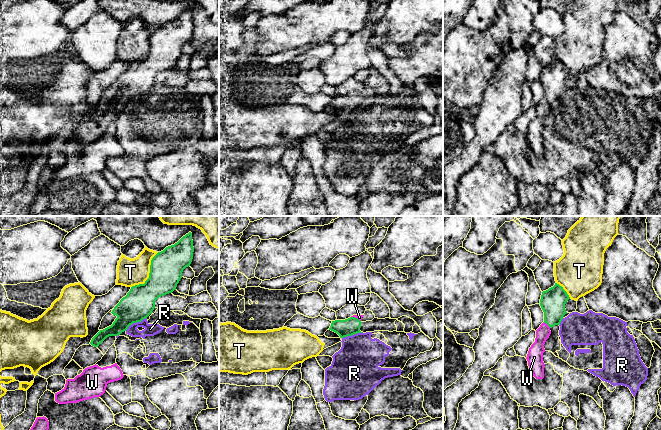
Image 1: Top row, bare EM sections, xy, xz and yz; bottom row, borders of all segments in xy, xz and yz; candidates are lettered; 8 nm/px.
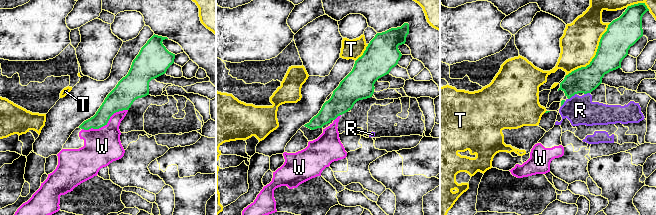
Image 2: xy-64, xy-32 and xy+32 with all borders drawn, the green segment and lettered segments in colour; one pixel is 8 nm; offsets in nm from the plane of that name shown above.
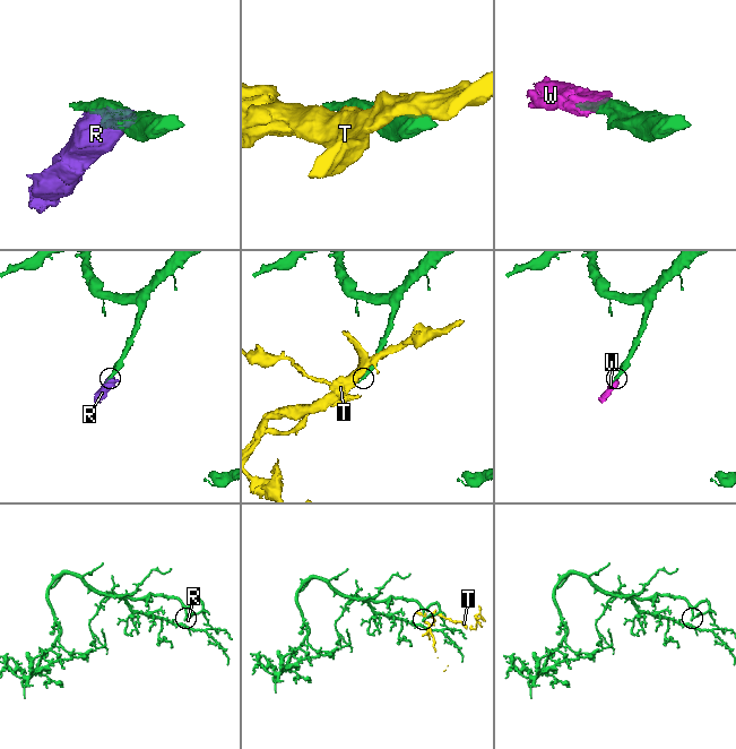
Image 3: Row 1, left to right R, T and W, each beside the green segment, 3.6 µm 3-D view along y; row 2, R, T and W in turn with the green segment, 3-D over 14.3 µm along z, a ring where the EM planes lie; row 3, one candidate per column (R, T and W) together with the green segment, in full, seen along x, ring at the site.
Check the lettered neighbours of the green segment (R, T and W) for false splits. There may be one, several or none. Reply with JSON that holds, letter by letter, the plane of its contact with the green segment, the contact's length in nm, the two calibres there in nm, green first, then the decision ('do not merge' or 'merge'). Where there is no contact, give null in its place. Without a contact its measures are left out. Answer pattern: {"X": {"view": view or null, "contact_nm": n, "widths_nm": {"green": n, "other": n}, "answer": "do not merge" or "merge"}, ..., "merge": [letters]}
{"R": {"view": "xy", "contact_nm": 200, "widths_nm": {"green": 240, "other": 100}, "answer": "do not merge"}, "T": {"view": "xy", "contact_nm": 360, "widths_nm": {"green": 260, "other": 220}, "answer": "do not merge"}, "W": {"view": "yz", "contact_nm": 80, "widths_nm": {"green": 200, "other": 120}, "answer": "merge"}, "merge": ["W"]}

